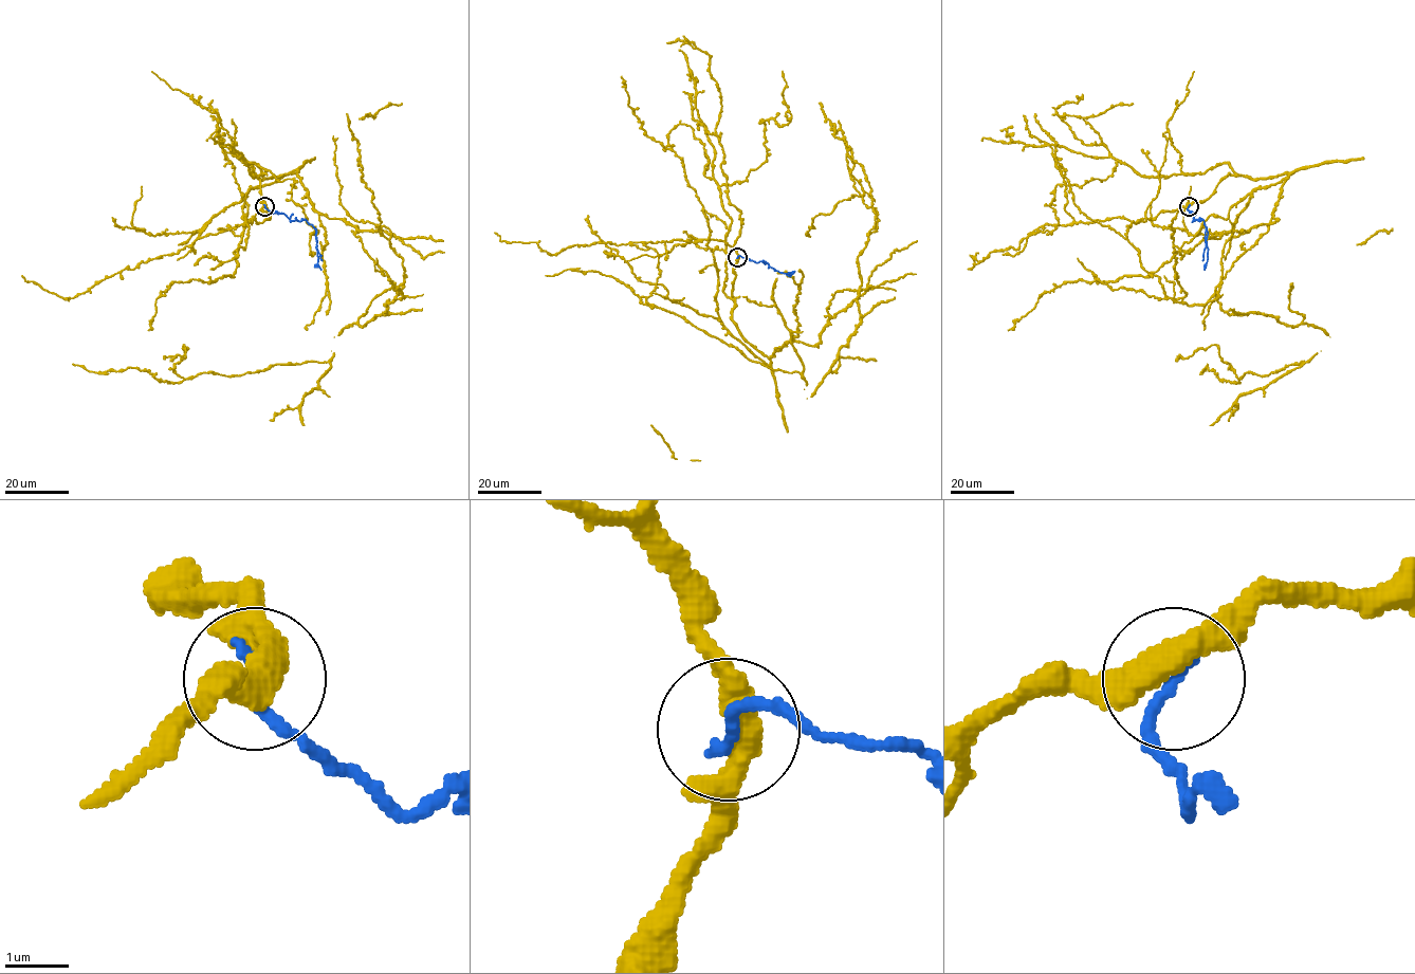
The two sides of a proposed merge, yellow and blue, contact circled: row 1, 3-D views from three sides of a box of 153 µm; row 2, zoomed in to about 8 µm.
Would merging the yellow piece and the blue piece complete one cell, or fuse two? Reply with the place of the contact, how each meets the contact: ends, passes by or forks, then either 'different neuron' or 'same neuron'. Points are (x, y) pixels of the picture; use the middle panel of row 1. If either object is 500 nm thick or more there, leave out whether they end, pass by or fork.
place (737, 257); yellow passes by; blue ends; different neuron

